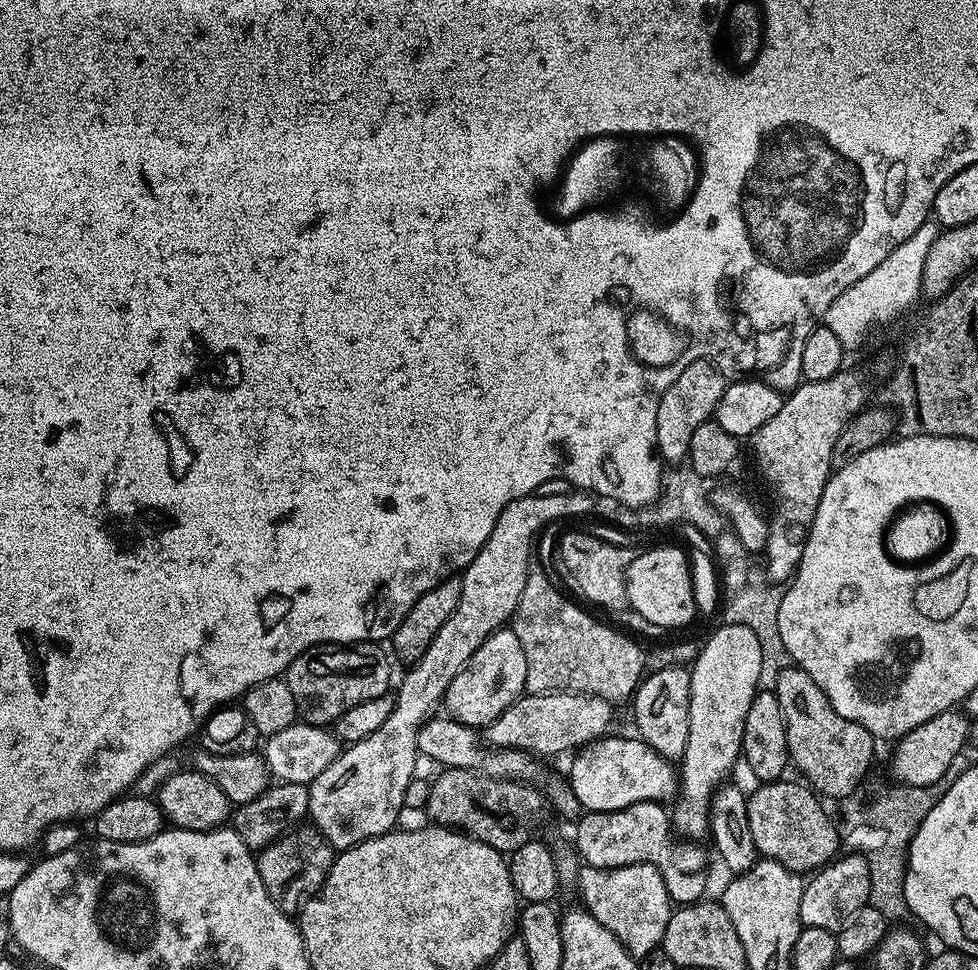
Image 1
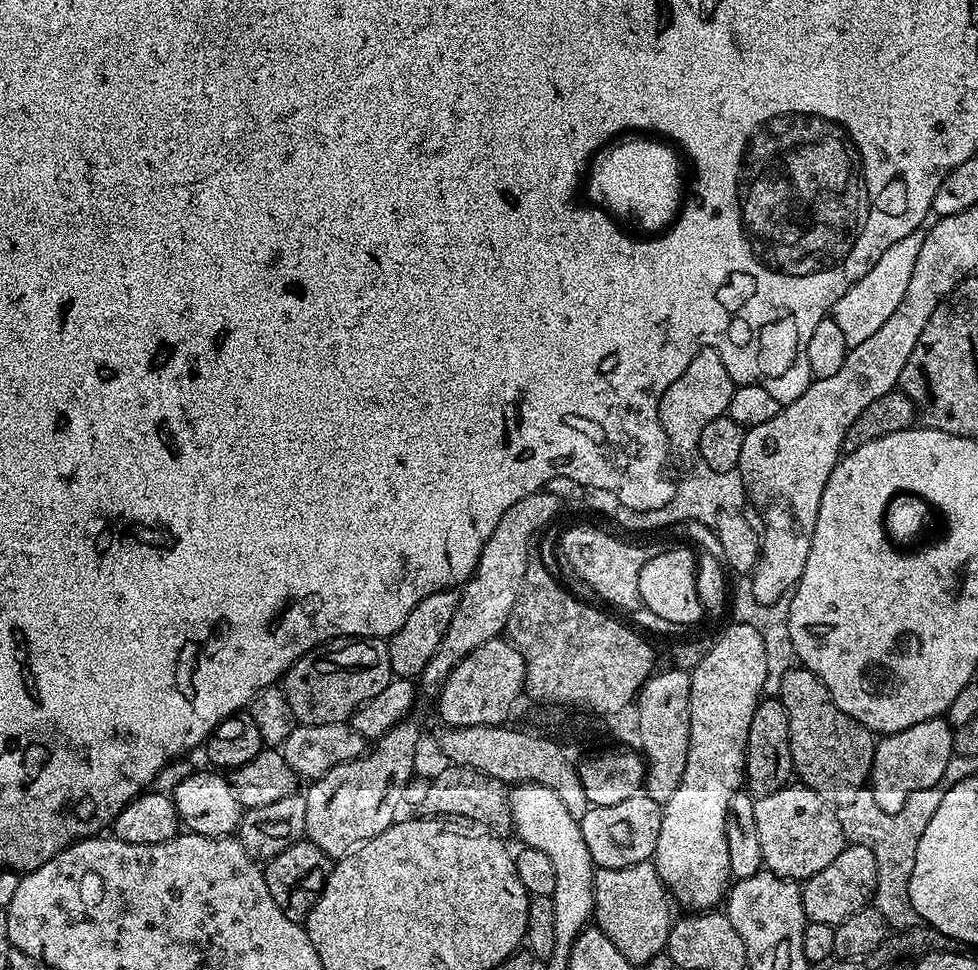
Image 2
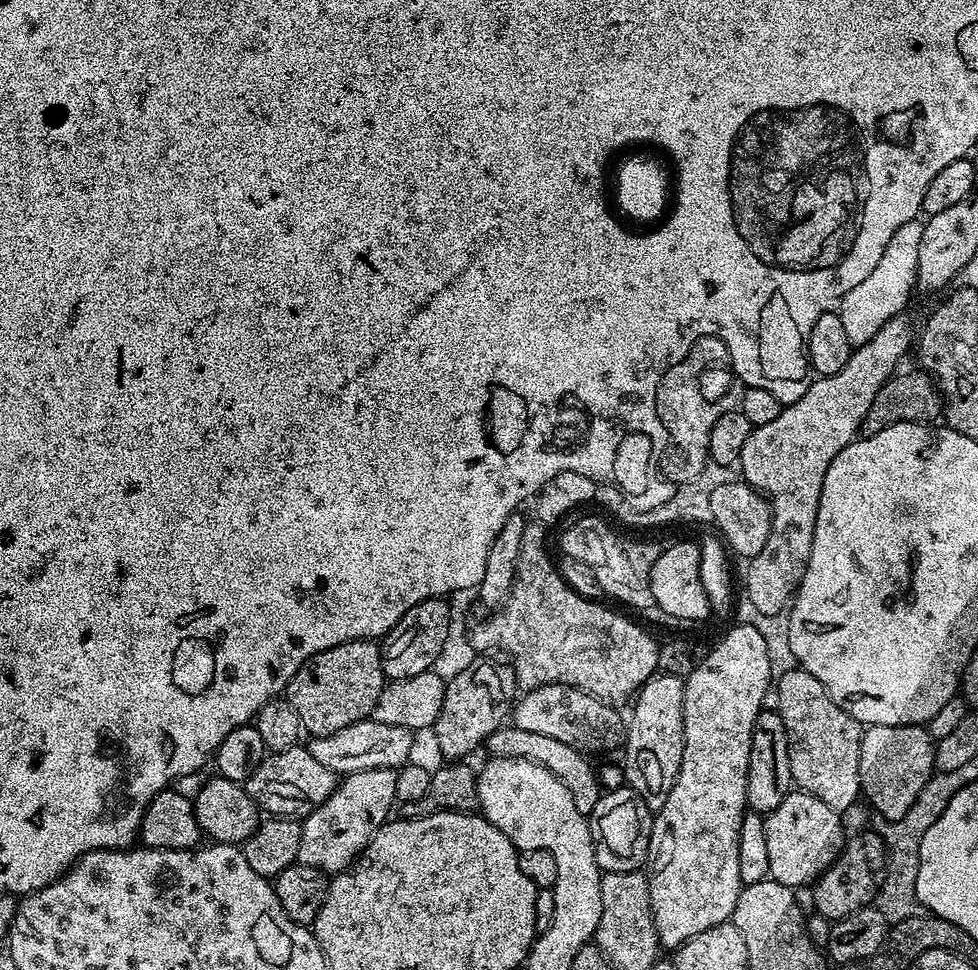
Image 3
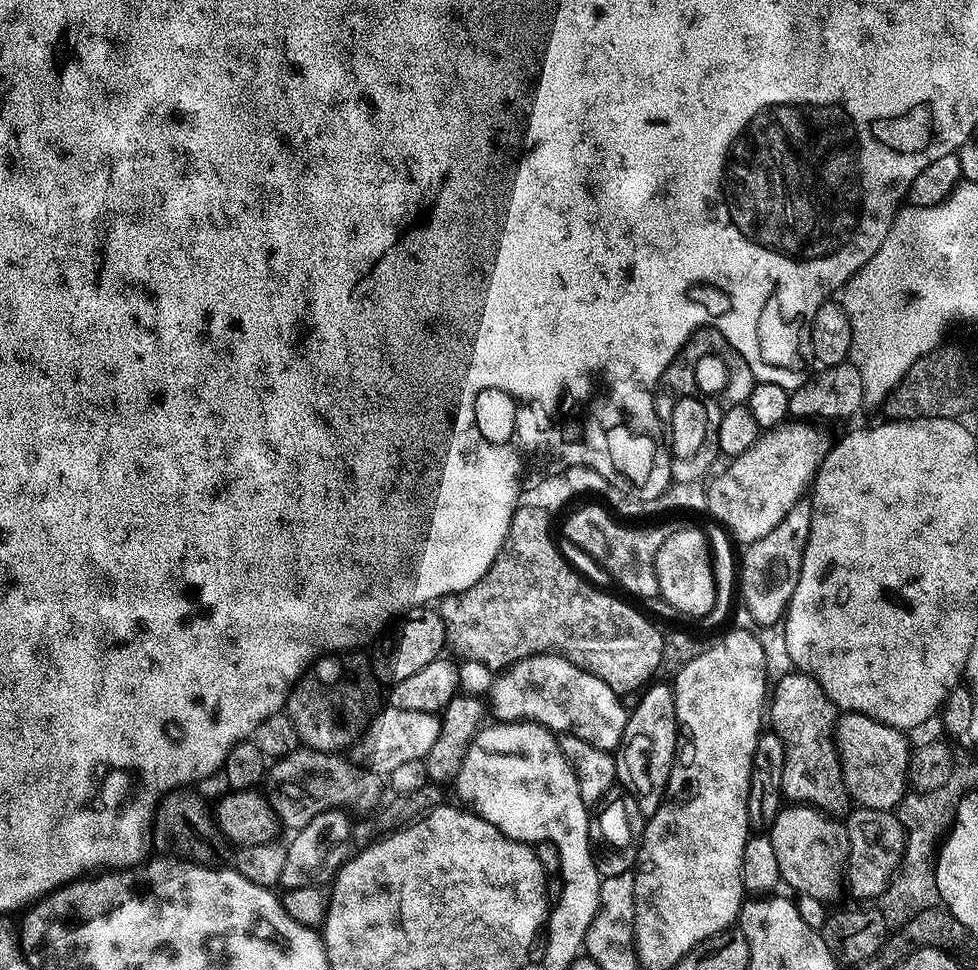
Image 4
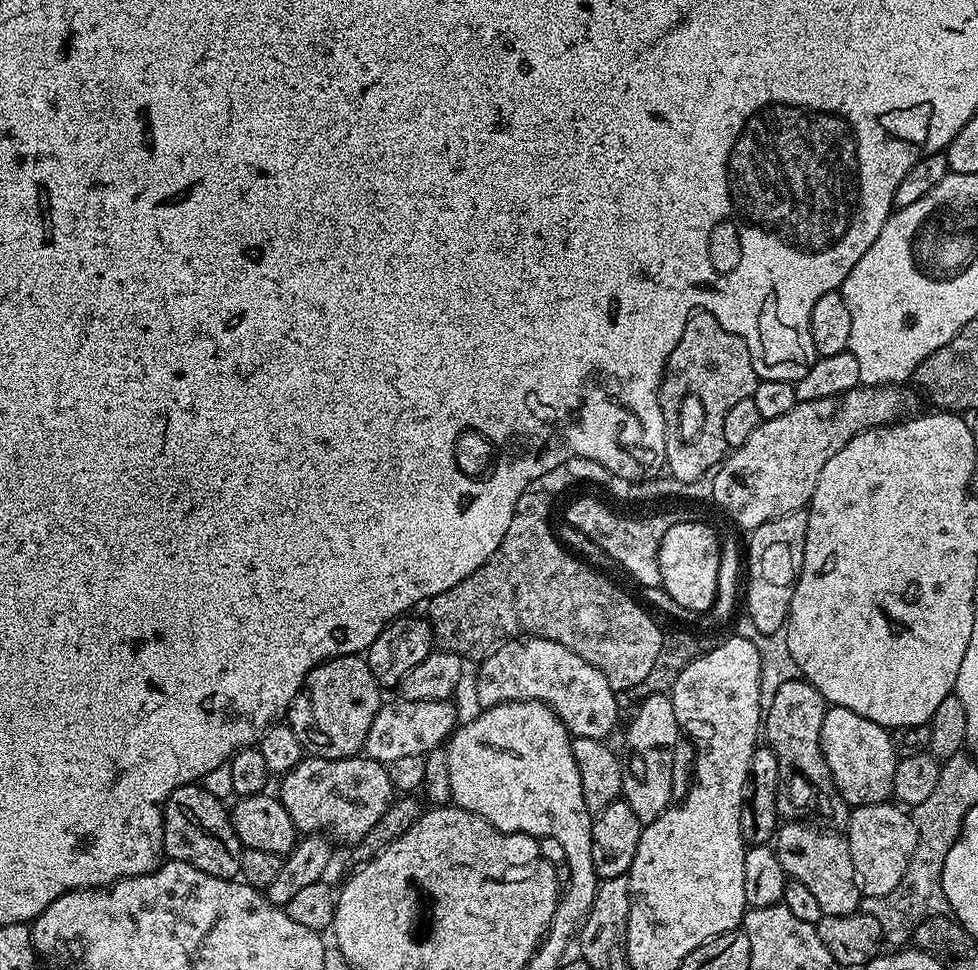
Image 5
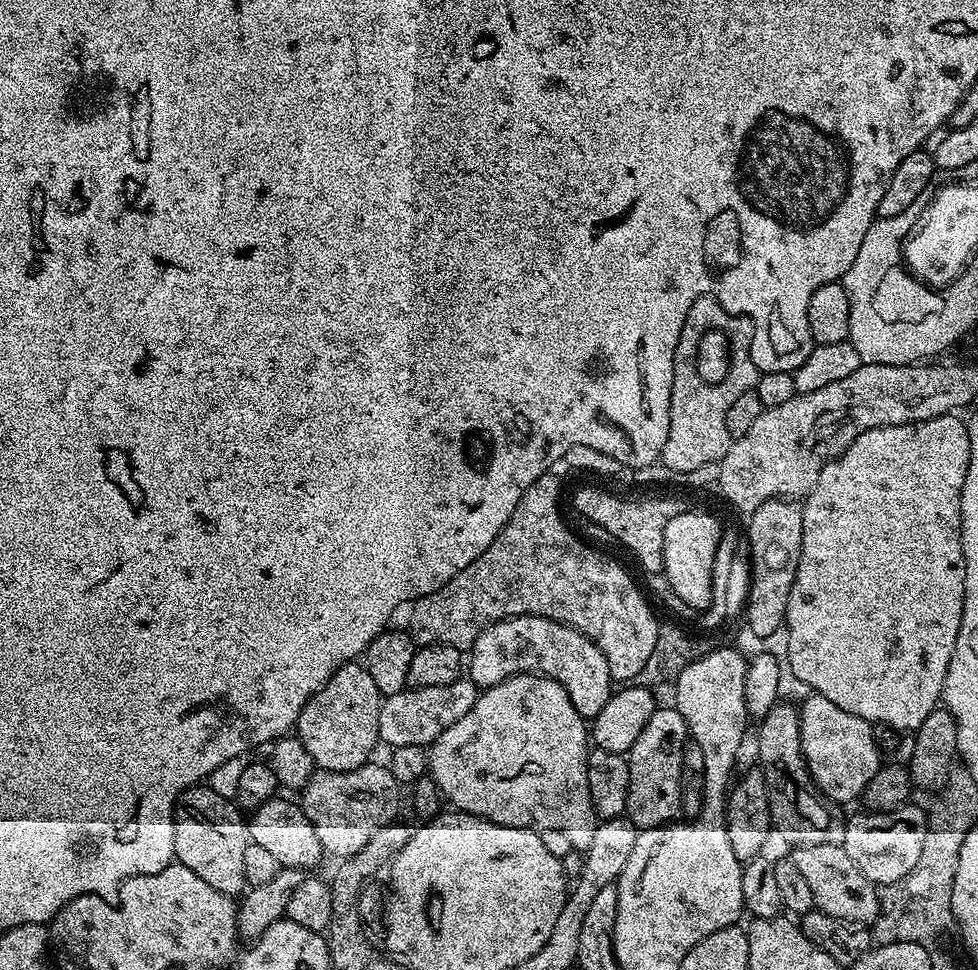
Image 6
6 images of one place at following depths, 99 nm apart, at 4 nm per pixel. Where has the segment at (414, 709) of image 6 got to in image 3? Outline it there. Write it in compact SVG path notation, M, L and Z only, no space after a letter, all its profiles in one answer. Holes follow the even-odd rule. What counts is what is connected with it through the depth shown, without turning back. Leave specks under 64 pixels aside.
M374 719L359 720L346 730L338 730L333 736L327 737L328 756L324 753L325 741L320 738L312 738L307 741L306 747L317 762L325 762L333 772L347 774L349 772L361 772L362 770L374 770L375 768L399 769L401 764L409 763L412 752L413 733L402 726L386 726L386 722L378 722Z

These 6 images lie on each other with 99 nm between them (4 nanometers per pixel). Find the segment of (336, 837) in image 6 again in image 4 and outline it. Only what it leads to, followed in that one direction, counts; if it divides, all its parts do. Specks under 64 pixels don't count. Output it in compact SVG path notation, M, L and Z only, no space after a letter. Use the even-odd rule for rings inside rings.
M297 746L290 754L279 757L273 763L276 764L273 768L271 765L267 769L262 781L262 792L268 797L268 804L285 829L295 830L306 826L310 818L318 818L318 814L331 808L357 808L364 812L367 808L375 809L381 803L381 777L367 766L356 762L347 764L344 758L340 754Z

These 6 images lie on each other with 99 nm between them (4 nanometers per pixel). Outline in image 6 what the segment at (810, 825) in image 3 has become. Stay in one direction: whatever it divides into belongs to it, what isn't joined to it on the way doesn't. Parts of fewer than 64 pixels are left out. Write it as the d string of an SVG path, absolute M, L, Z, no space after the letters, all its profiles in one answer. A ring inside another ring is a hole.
M819 844L818 846L793 847L790 858L802 870L802 878L810 885L810 894L814 894L814 902L819 911L825 912L830 918L843 920L845 925L871 925L880 915L881 893L877 885L871 884L850 862L850 854L846 854L844 847L838 844Z

